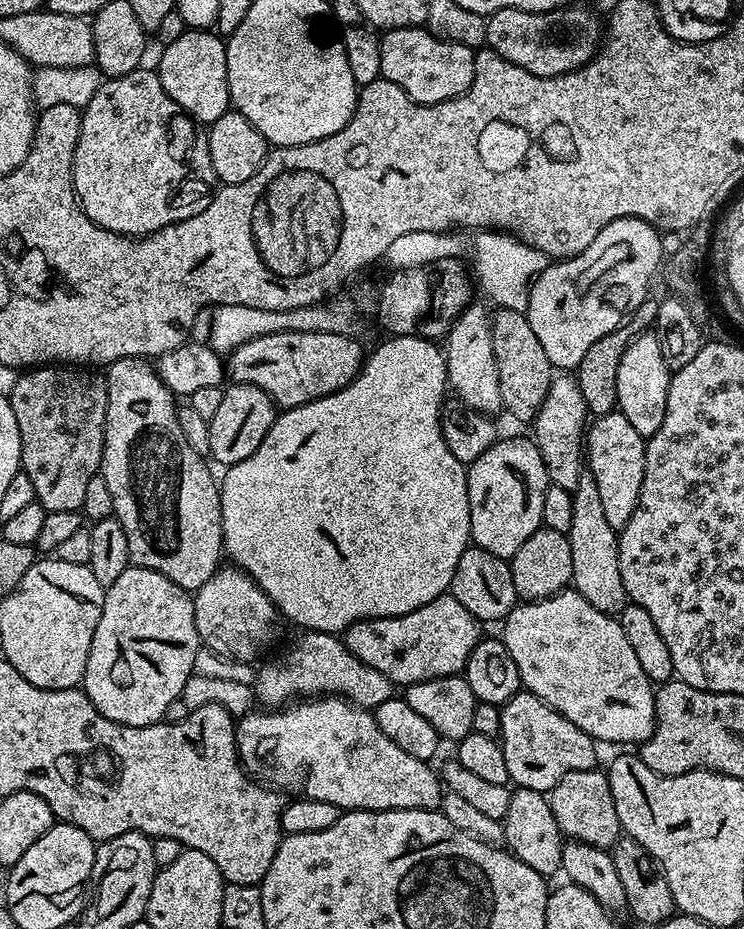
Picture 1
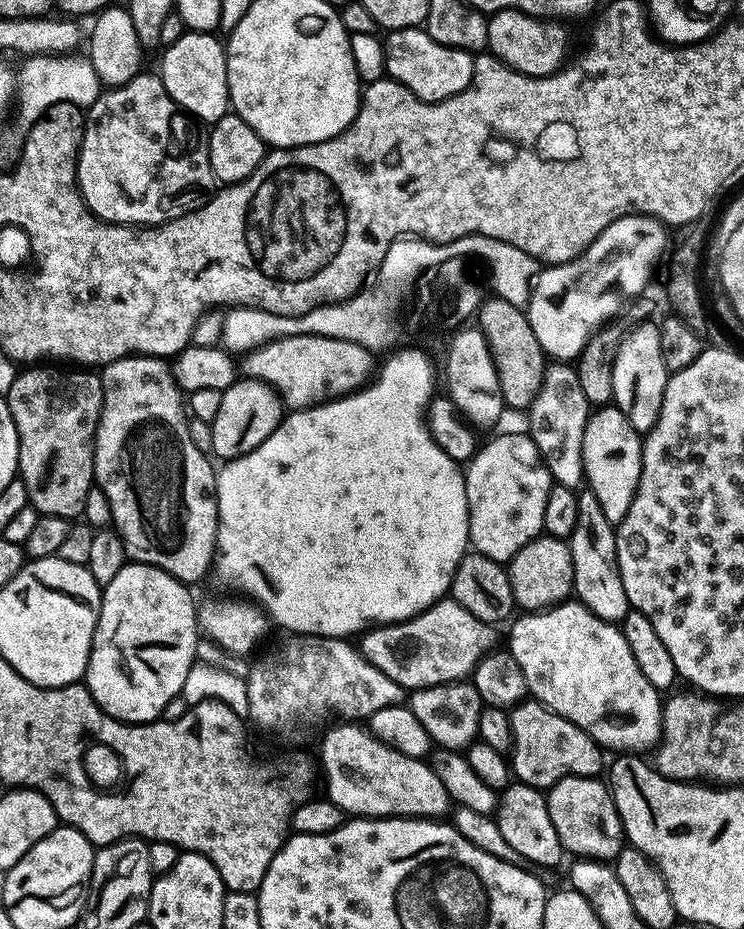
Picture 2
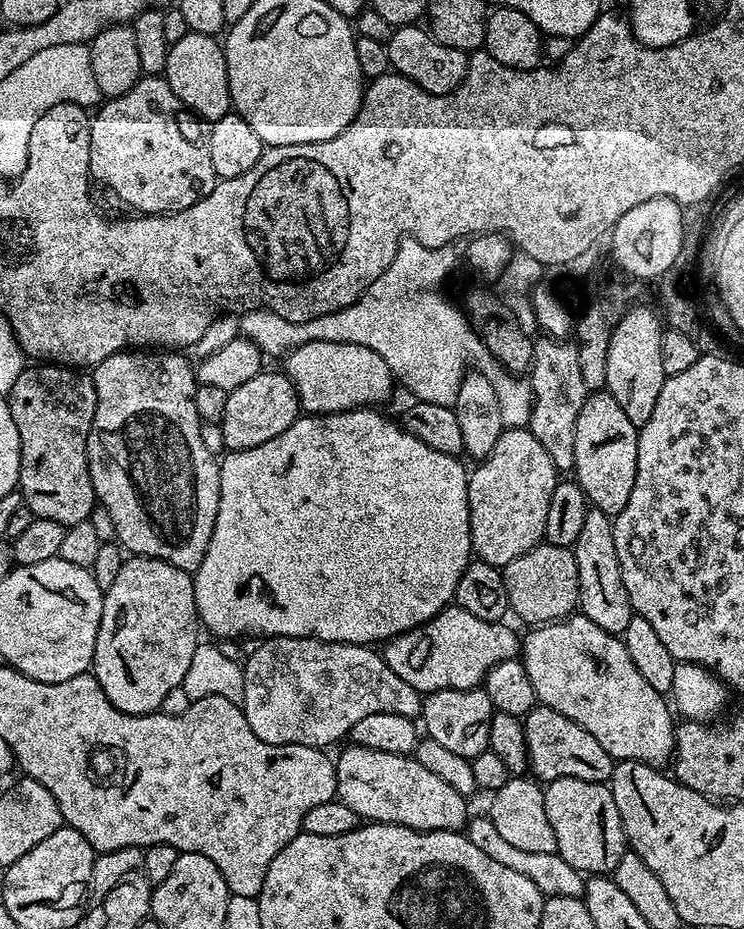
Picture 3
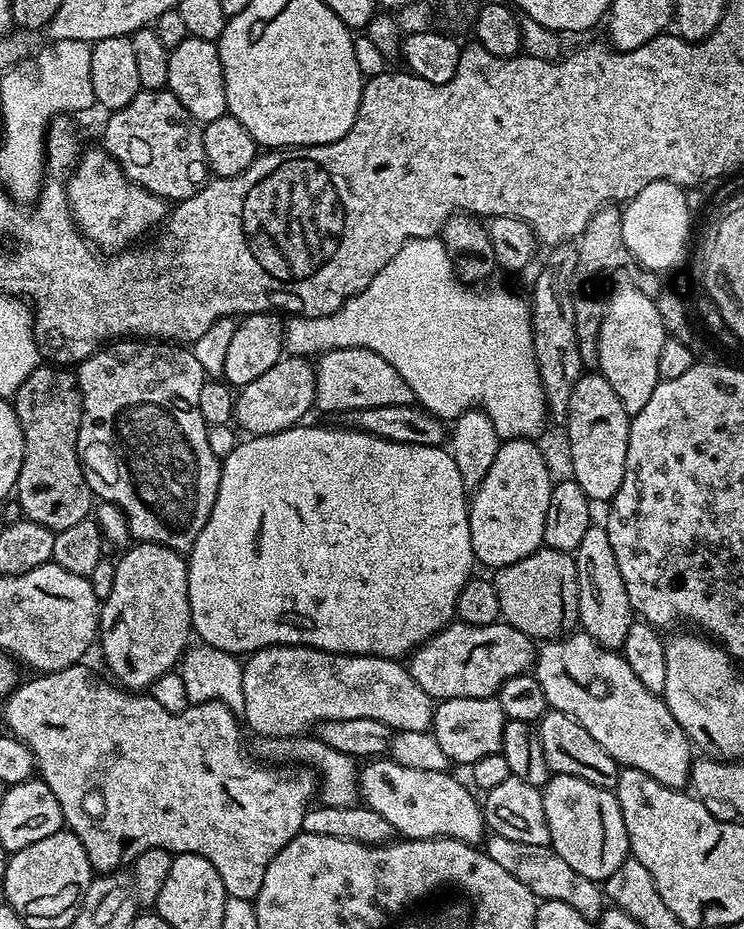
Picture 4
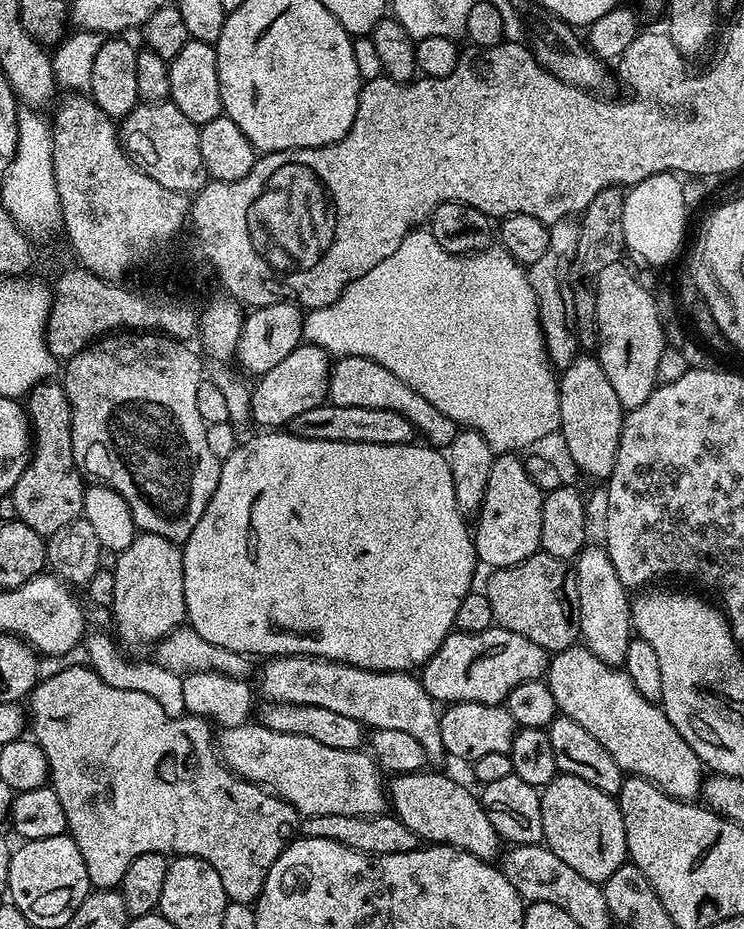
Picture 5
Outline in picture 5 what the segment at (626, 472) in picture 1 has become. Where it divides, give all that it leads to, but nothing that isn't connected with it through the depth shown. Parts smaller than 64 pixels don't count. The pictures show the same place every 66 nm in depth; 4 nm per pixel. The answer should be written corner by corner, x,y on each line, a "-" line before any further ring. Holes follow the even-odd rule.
577,354
570,362
570,366
562,369
558,383
560,385
560,427
558,432
559,435
564,435
568,456
586,475
593,476
600,482
607,481
614,470
626,410
618,402
618,394
614,394
614,386
610,386
610,378
606,378
606,370
602,370
600,361
595,355

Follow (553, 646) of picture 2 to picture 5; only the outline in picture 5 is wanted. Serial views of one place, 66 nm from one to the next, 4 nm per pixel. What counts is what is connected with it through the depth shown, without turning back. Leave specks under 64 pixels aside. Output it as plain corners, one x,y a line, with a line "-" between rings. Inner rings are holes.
573,646
555,653
548,661
546,683
550,694
554,694
557,709
570,717
578,726
590,730
606,750
610,750
610,758
618,762
620,769
628,776
640,776
651,784
657,784
668,796
676,800
695,801
702,792
702,765
698,754
690,750
686,738
674,730
670,718
666,718
663,707
659,703
642,698
638,690
634,690
634,682
619,667
612,667
600,658
596,658
585,646

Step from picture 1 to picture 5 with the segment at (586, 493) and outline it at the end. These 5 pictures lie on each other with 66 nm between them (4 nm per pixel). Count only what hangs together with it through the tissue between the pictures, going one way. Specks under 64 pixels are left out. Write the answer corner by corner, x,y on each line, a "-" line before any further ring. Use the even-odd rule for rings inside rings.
585,545
576,559
576,589
579,592
579,628
583,645
612,667
623,665
629,642
634,639
631,597
618,578
607,549

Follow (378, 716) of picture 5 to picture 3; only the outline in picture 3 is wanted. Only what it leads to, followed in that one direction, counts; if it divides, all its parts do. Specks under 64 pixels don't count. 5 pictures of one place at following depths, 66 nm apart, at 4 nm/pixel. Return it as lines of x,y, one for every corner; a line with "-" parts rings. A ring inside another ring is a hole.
273,636
263,639
243,663
243,698
241,708
246,714
246,720
250,725
250,730
262,742
269,742
271,745
308,745
315,748
328,748
329,745
351,733
355,723
361,718
366,718
371,714
399,714
402,717
415,719
419,717
423,699
421,693
414,690
408,682
402,680
386,665
383,655
373,647
361,644
330,643
325,640
314,639
312,636

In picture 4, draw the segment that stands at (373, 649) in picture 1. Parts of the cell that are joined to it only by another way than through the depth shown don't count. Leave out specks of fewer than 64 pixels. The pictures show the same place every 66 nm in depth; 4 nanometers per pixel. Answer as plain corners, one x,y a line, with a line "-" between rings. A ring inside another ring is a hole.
452,622
411,653
406,667
433,701
486,698
496,696
506,678
525,675
535,665
537,651
532,637
503,622
486,626

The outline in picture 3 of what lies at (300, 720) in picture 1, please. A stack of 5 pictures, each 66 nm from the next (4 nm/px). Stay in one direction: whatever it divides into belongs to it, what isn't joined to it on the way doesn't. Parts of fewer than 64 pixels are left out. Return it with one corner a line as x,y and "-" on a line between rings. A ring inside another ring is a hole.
348,746
339,757
335,757
336,795
343,804
350,806
357,817
377,824
401,824
416,832
460,832
470,819
466,797
454,790
448,782
426,770
417,758
386,754
382,750
370,750

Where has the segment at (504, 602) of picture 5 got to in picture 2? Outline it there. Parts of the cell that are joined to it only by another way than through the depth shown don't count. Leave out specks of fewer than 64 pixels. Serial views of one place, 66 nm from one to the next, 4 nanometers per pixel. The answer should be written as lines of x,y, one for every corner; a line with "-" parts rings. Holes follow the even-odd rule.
541,534
526,546
522,546
522,550
518,550
518,554
514,554
514,558
507,561
506,567
510,586
514,590
516,608
525,613
543,612
546,608
555,608
573,595
574,558
571,557
568,540

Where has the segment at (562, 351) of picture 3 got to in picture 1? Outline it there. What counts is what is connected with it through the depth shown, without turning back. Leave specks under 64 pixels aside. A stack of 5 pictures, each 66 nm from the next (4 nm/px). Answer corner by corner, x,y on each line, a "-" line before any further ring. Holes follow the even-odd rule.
556,374
550,382
550,390
546,390
546,398
538,410
534,421
536,433
534,439
542,454
542,462
548,471
548,479
553,484
572,490
578,486
579,475
586,468
586,460
582,449
586,444
586,420
589,415
586,402
582,398
582,390
578,386
575,375

